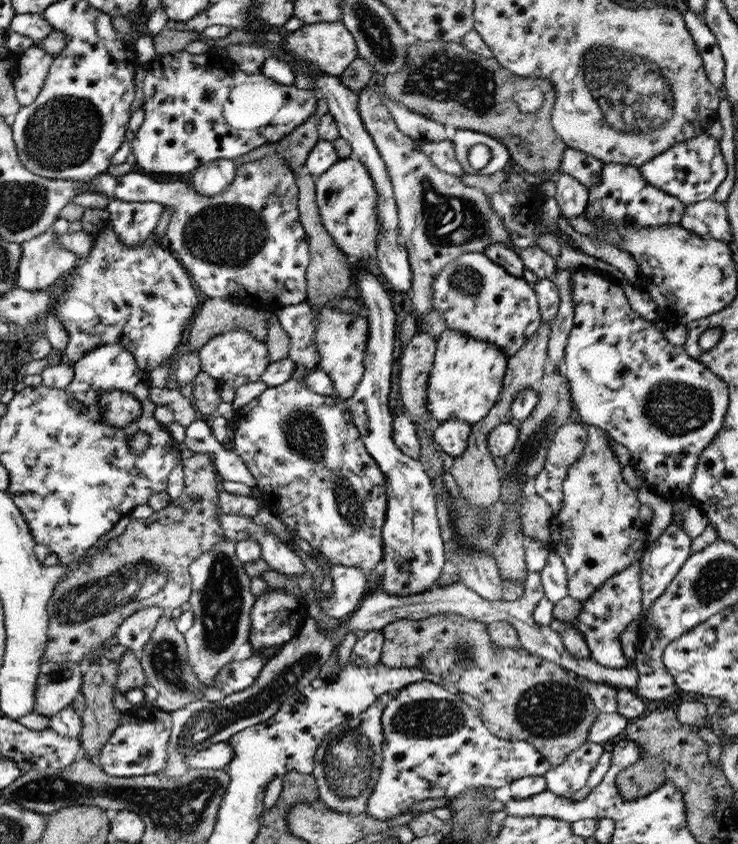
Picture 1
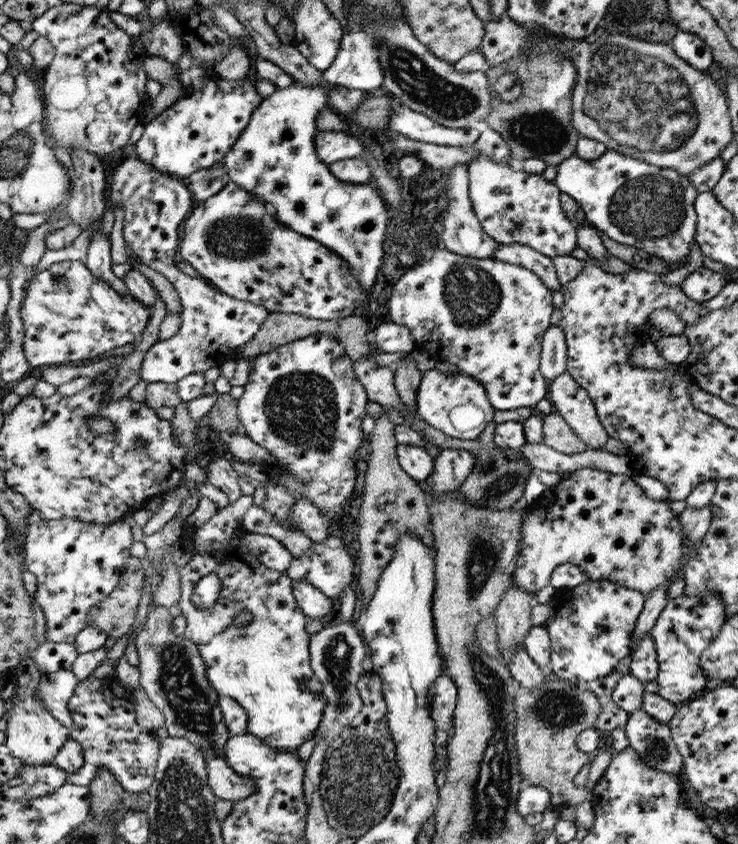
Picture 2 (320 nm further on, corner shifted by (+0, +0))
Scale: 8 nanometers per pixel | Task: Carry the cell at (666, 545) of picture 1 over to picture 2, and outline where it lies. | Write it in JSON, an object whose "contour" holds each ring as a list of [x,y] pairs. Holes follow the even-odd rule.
{"contour":[[[648,633],[642,637],[638,649],[634,649],[634,653],[632,653],[632,661],[628,666],[631,675],[642,683],[657,680],[657,656],[652,635]]]}

